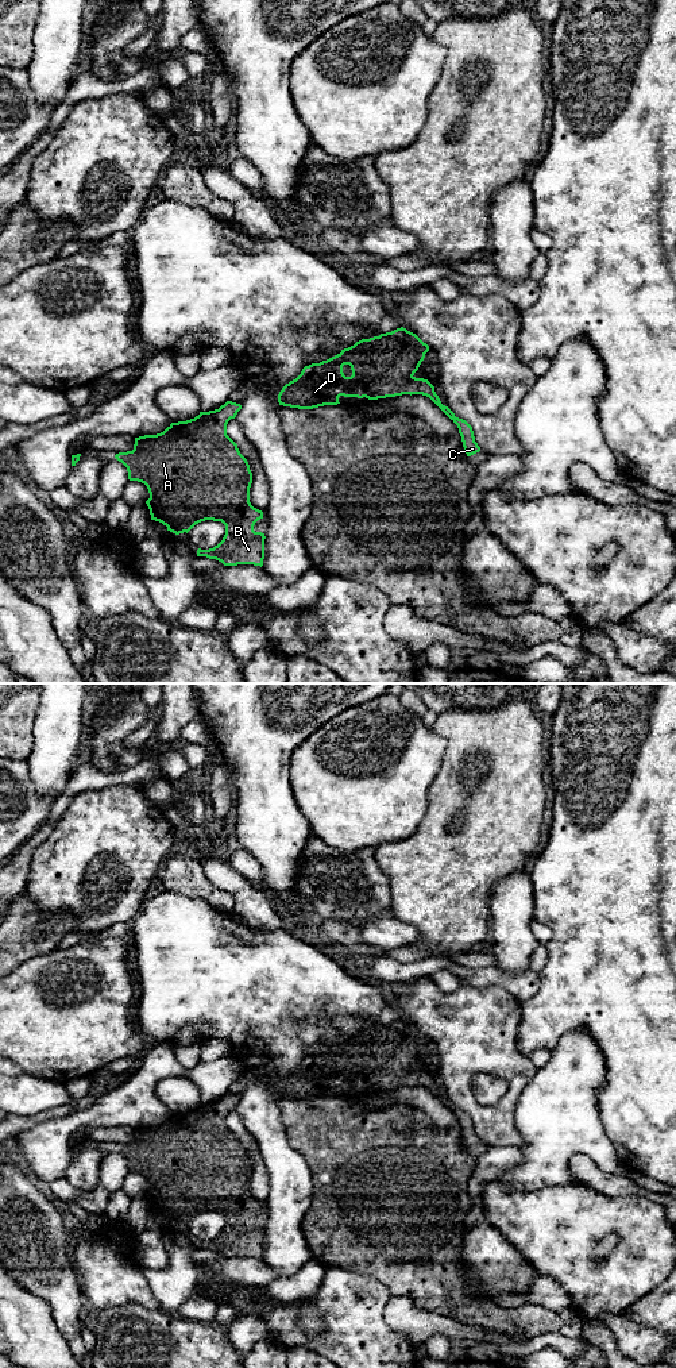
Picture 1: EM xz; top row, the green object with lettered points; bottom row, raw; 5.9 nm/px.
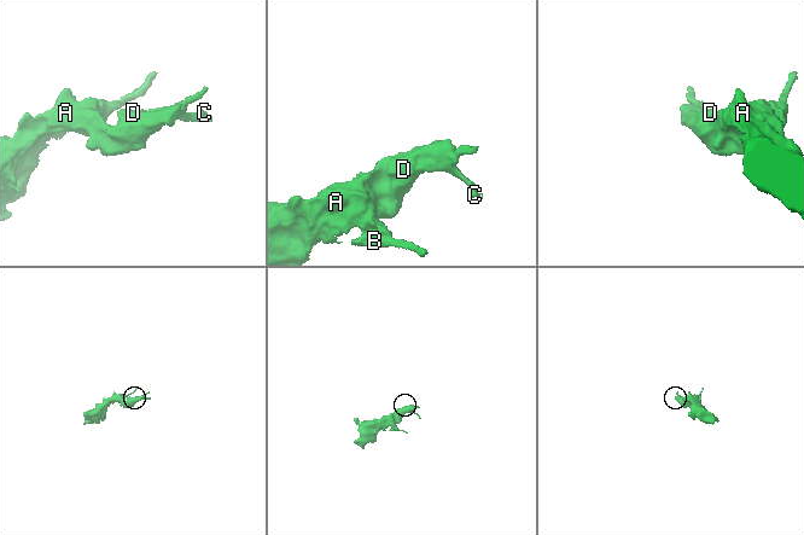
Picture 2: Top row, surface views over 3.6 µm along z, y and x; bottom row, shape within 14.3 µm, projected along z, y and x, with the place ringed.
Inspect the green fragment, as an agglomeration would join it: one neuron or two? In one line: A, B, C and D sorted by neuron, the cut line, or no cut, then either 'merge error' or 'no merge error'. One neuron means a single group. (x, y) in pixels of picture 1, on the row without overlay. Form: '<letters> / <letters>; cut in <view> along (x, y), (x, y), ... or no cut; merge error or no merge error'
A B C D; no cut; no merge error

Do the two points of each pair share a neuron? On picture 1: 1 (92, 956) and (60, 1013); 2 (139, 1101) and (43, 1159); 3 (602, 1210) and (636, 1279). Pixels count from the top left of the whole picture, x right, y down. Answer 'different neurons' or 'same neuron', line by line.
1: same neuron
2: same neuron
3: same neuron

